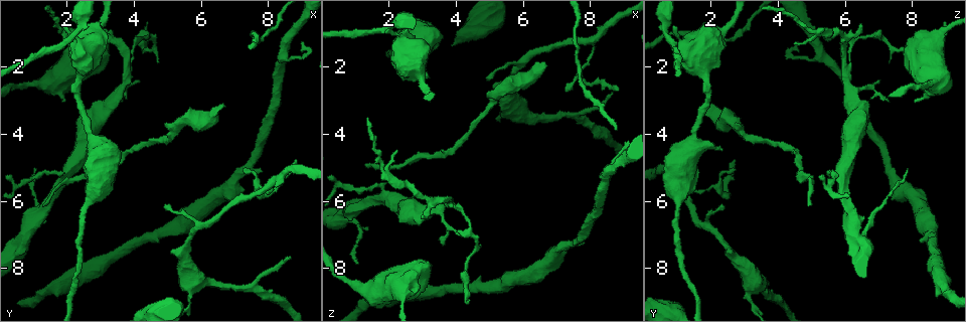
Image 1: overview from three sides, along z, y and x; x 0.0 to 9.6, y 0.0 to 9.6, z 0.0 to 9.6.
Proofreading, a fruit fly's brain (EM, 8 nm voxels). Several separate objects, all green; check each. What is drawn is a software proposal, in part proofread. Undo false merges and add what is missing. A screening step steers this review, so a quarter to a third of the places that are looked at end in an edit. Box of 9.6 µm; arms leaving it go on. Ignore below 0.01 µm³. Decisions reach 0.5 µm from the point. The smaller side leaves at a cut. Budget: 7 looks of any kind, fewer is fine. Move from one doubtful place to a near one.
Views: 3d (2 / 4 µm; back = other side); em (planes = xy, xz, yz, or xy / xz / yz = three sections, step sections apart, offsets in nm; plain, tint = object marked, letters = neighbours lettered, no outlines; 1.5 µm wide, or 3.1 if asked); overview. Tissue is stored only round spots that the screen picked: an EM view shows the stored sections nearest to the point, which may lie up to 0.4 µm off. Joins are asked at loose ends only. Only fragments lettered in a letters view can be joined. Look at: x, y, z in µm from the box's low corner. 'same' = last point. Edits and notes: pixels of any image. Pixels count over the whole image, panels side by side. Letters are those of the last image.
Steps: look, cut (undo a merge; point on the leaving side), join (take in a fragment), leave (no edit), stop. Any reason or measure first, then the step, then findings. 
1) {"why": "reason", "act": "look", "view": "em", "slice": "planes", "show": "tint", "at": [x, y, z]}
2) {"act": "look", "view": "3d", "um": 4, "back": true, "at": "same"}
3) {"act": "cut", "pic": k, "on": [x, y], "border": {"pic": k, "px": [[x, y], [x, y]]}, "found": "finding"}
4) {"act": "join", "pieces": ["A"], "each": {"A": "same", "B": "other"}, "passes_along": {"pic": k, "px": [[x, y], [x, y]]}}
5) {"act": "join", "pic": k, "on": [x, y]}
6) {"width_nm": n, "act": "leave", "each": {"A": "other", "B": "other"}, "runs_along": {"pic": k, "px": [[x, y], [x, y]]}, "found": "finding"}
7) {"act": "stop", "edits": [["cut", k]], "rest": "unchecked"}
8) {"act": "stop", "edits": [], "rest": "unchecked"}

{"why": "branch stops here", "act": "look", "view": "em", "slice": "planes", "show": "letters", "at": [6.65, 3.15, 1.90]}

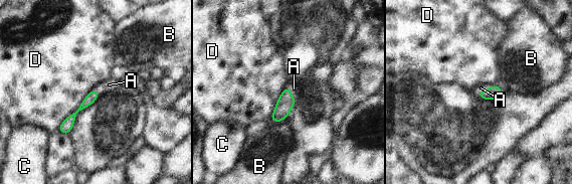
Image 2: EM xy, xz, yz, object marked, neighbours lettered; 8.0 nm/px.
{"act": "join", "pieces": ["A"], "each": {"A": "same", "B": "other", "C": "other", "D": "other"}, "passes_along": {"pic": 2, "px": [[286, 102], [291, 94], [294, 88]]}, "found": "it goes on there"}

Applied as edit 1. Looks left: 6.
{"why": "branch stops here", "act": "look", "view": "em", "slice": "yz", "step": 8, "show": "letters", "at": [4.15, 2.45, 7.05]}

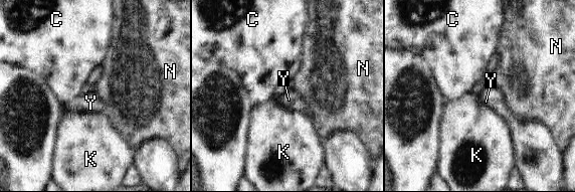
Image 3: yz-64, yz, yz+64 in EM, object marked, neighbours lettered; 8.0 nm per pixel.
{"act": "look", "view": "em", "slice": "planes", "show": "letters", "at": "same"}

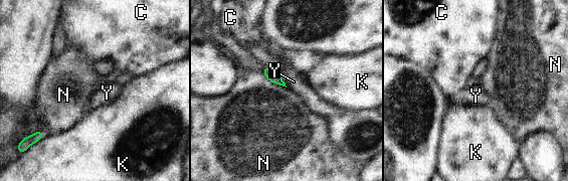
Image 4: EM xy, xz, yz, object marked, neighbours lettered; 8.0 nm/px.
{"act": "leave", "each": {"C": "other", "K": "other", "N": "other", "Y": "other"}, "border": {"pic": 4, "px": [[262, 73], [274, 83], [286, 87]]}, "found": "none of them fits"}

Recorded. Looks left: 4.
{"why": "end of a long branch", "act": "look", "view": "em", "slice": "planes", "show": "letters", "at": [1.25, 6.10, 4.90]}

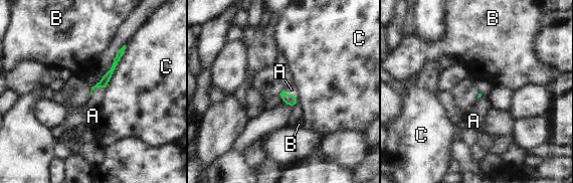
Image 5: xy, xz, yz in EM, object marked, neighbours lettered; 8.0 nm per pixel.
{"act": "join", "pieces": ["A"], "each": {"A": "same", "B": "other", "C": "other"}, "found": "it goes on there"}

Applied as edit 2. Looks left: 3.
{"act": "stop", "edits": [["join", 2], ["join", 5]], "rest": "unchecked"}

